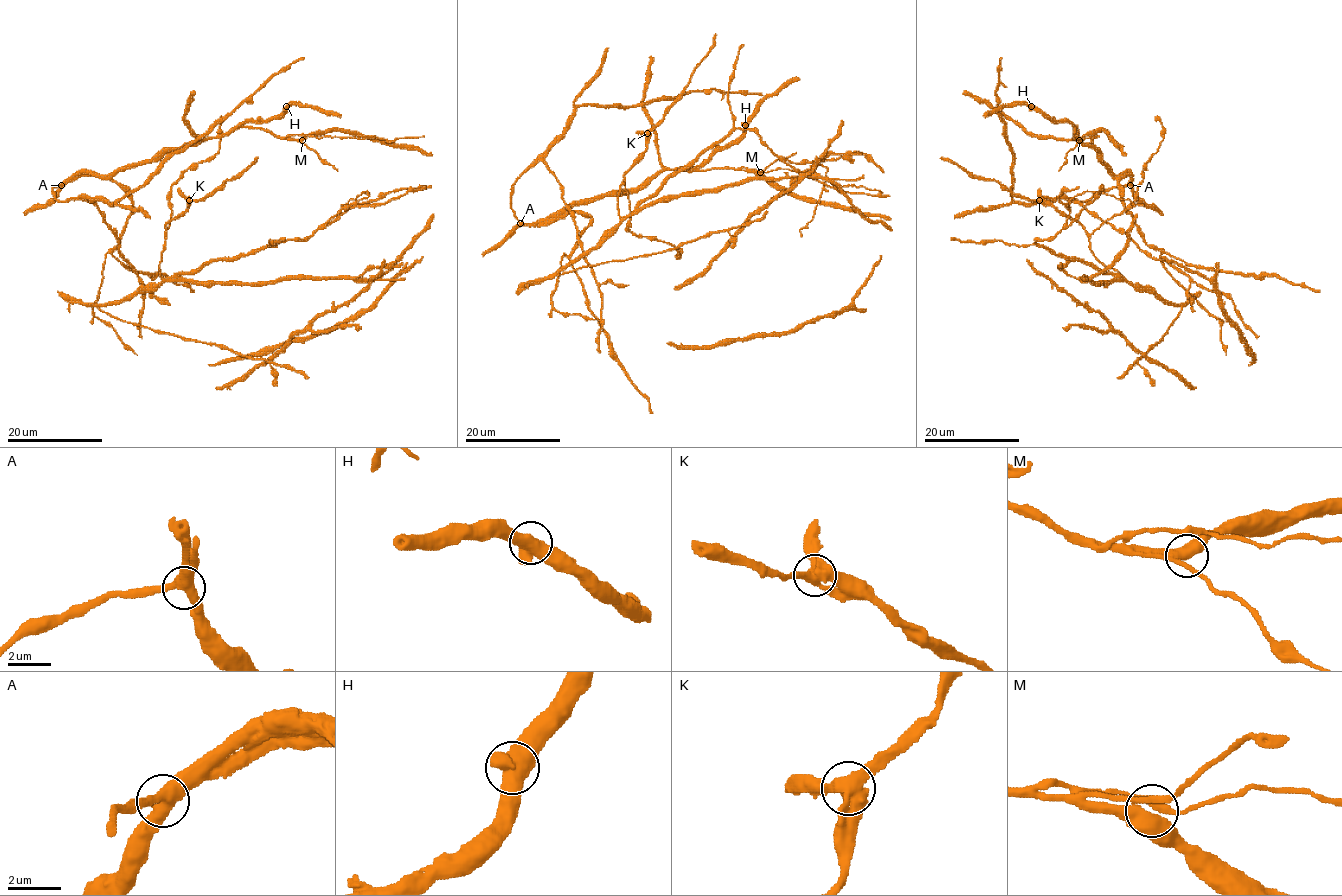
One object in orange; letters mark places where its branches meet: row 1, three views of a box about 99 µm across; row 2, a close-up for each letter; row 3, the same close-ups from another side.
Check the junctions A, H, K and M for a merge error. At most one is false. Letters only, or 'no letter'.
no letter

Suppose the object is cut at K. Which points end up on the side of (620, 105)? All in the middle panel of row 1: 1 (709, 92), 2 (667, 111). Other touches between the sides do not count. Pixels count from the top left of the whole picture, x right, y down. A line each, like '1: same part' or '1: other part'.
1: same part
2: other part

